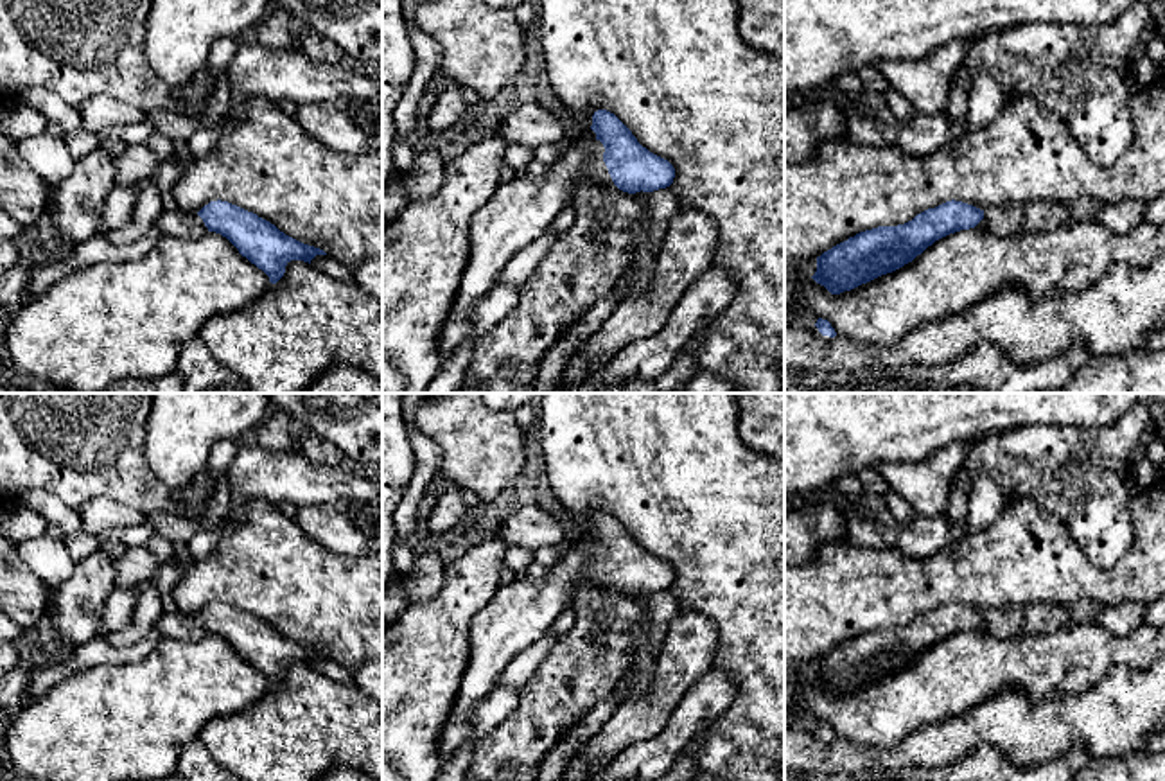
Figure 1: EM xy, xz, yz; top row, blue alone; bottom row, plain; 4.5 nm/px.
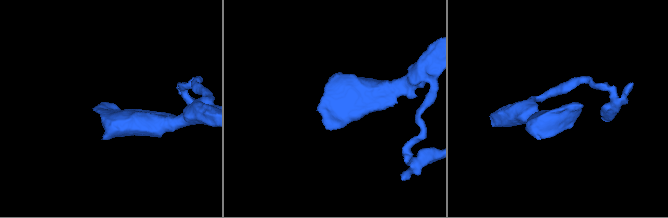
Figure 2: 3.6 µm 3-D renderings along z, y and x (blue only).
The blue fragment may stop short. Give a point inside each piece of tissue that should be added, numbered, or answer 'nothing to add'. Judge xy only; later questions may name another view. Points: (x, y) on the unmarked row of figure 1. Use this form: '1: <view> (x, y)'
1: xy (178, 625)

